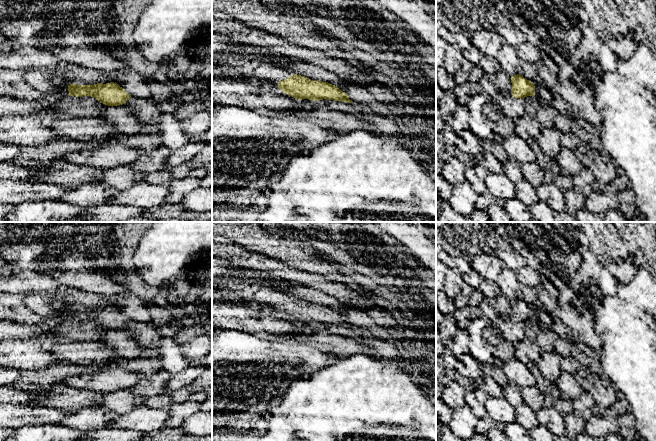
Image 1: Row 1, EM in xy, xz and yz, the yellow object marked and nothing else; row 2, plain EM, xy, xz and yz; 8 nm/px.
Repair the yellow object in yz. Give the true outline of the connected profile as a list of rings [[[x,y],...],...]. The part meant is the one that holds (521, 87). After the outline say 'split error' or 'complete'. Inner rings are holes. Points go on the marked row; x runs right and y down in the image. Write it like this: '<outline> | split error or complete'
[[[517,74],[511,76],[512,94],[515,98],[524,99],[527,96],[535,96],[535,85],[523,76]]] | complete

